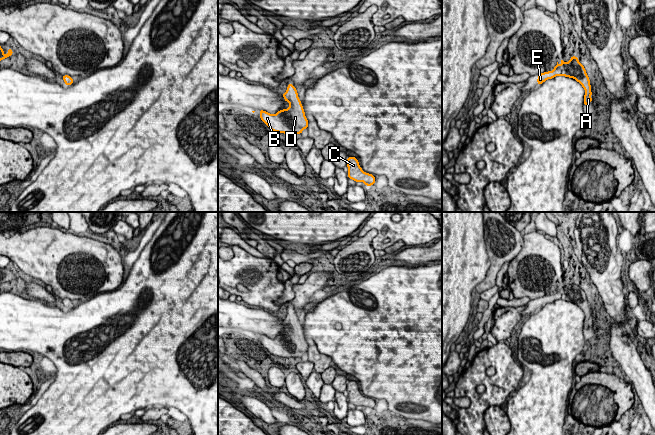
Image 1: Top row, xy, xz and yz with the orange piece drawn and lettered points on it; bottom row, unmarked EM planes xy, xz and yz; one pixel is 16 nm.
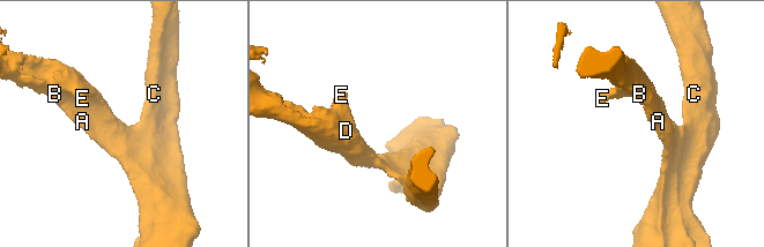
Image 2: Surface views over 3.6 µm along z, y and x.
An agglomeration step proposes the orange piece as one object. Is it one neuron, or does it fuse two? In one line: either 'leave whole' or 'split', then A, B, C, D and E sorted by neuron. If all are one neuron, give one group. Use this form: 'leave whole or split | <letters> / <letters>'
leave whole | A B C D E

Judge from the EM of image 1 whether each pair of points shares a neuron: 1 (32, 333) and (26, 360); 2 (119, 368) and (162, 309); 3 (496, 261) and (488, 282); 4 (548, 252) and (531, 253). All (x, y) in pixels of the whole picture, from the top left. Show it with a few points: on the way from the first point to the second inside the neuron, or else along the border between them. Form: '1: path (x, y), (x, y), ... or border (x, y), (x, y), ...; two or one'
1: border (28, 351), (10, 352); two
2: path (132, 353), (161, 324); one
3: path (495, 266), (491, 277); one
4: path (544, 253), (535, 253); one

